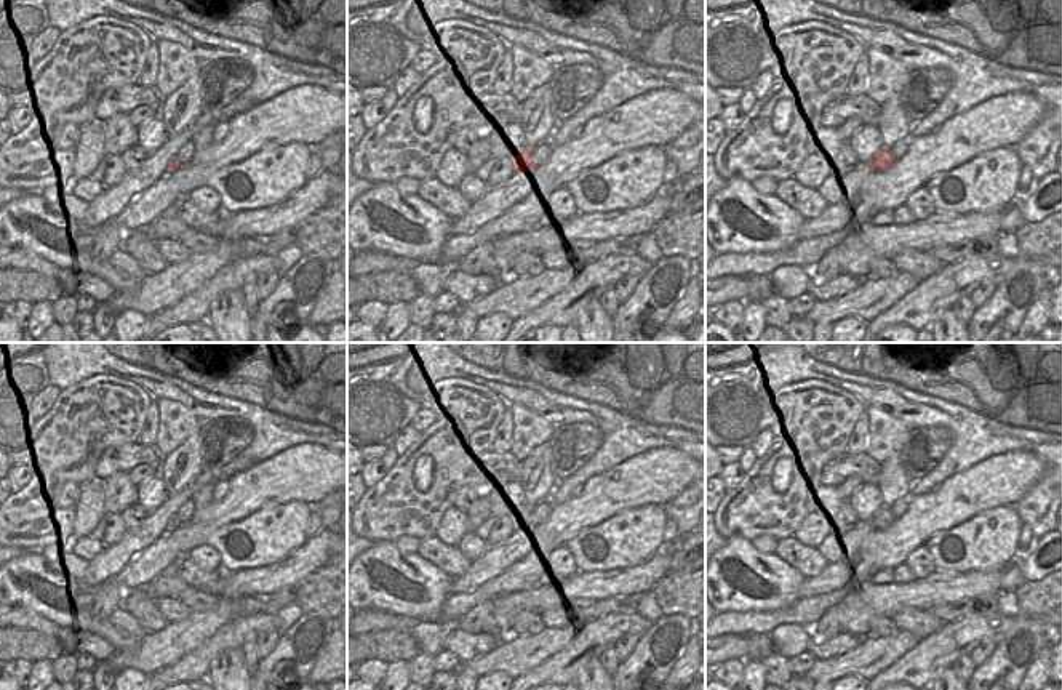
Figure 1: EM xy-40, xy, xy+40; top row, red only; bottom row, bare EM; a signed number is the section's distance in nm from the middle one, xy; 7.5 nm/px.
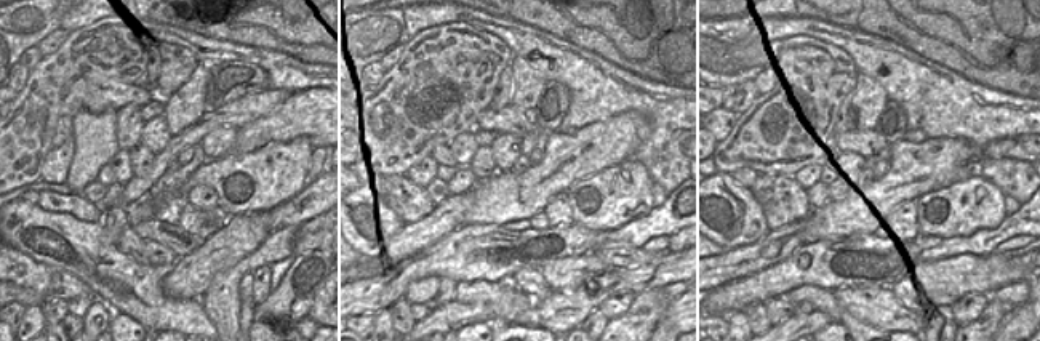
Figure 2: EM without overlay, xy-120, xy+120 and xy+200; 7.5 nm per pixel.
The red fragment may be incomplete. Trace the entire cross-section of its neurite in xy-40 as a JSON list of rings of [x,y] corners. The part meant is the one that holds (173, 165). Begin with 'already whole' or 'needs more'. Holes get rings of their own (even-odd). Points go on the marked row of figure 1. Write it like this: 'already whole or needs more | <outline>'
needs more | [[[190,141],[178,150],[176,157],[168,163],[166,173],[176,171],[178,168],[189,165],[192,157],[194,157],[194,144]]]

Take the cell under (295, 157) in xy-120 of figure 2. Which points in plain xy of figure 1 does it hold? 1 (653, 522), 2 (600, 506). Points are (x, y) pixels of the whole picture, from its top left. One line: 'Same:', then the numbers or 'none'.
Same: 1

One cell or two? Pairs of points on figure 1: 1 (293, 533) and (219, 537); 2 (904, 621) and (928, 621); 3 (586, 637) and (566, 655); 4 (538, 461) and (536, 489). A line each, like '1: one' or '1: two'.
1: one
2: one
3: one
4: one

